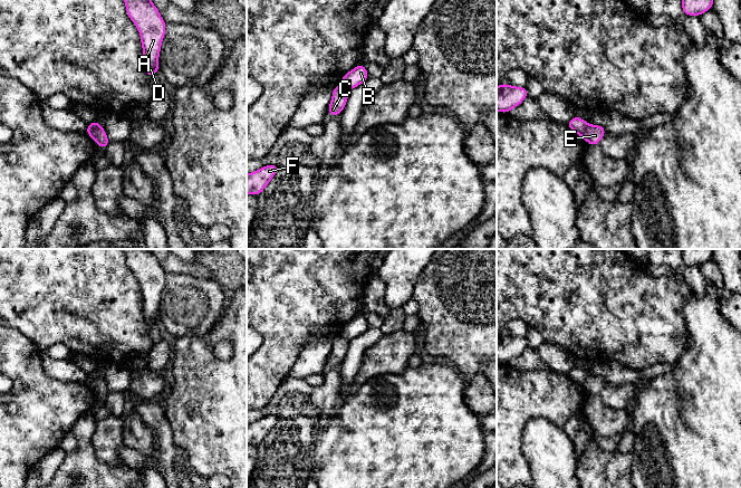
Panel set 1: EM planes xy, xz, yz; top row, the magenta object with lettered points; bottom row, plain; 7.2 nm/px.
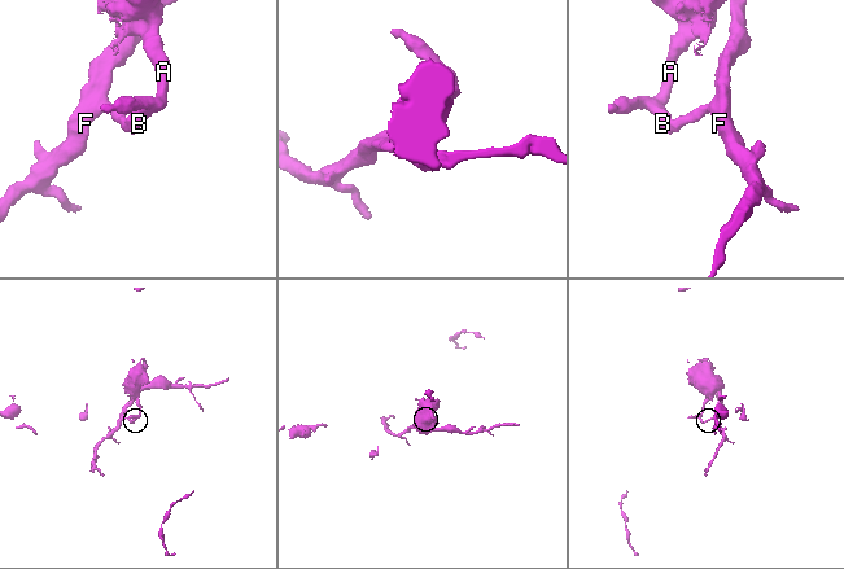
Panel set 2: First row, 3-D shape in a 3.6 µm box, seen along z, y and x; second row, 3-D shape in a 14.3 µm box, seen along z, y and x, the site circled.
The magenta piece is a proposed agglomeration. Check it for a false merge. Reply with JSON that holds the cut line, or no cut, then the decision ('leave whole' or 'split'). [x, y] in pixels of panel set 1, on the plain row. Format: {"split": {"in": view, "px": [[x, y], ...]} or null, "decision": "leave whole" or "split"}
{"split": {"in": "xy", "px": [[89, 374], [95, 382], [96, 391]]}, "decision": "split"}

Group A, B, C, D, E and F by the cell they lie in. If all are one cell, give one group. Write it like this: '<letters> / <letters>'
A B D / C E F

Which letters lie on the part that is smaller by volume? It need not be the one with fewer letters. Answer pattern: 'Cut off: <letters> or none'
Cut off: C, E, F

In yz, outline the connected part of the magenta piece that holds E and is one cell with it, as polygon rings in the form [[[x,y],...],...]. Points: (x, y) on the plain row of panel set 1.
[[[587,373],[584,390],[589,395],[598,395],[600,390],[605,386],[606,381],[602,375],[591,375]]]

